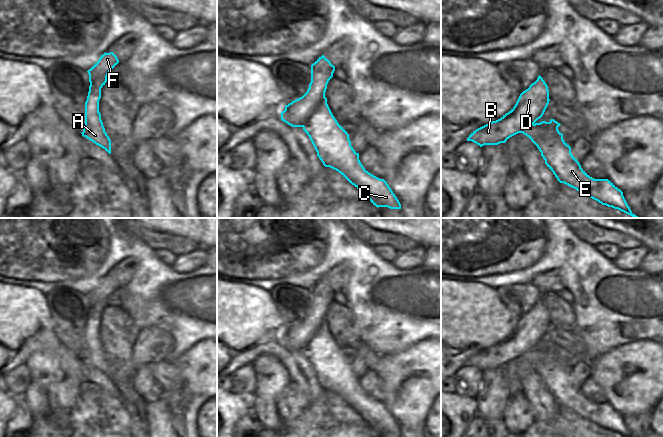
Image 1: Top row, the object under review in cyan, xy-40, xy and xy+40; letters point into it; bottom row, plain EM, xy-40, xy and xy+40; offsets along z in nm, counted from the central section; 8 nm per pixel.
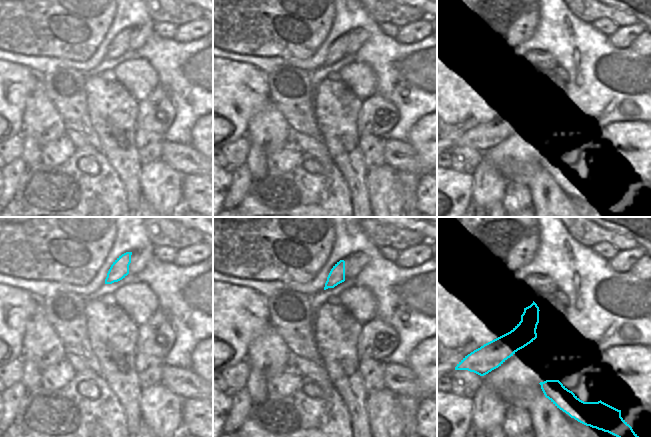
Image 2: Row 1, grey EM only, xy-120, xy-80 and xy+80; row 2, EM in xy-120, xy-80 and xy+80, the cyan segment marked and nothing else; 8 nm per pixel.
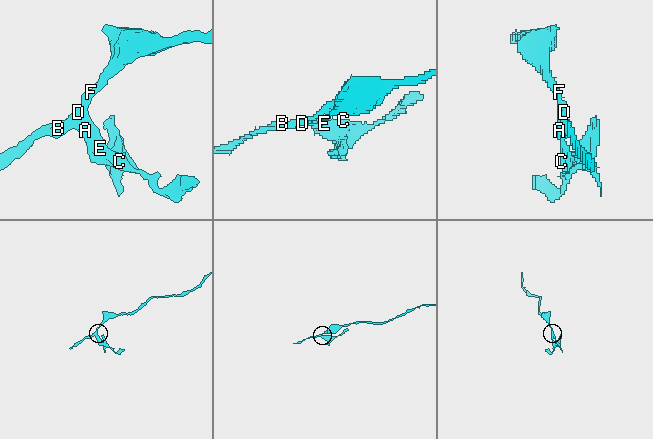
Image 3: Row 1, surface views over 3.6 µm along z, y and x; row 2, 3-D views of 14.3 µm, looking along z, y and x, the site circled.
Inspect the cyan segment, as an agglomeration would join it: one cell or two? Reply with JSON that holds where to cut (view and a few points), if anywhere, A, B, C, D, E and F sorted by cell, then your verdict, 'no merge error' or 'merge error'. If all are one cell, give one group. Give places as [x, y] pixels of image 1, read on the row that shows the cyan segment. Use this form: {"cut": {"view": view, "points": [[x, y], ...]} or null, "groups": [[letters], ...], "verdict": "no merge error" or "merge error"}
{"cut": {"view": "xy", "points": [[325, 88], [309, 121], [303, 127]]}, "groups": [["A", "C", "E"], ["B", "D", "F"]], "verdict": "merge error"}

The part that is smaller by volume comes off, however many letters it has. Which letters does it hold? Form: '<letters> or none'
A, C, E

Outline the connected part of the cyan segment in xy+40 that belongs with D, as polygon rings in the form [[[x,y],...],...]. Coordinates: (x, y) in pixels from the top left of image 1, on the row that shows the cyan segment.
[[[539,75],[537,80],[520,94],[515,106],[508,113],[473,131],[467,141],[480,147],[505,143],[510,137],[532,127],[543,116],[549,101],[548,86]]]

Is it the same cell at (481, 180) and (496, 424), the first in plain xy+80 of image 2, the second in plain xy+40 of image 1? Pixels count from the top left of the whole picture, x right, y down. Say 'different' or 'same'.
different

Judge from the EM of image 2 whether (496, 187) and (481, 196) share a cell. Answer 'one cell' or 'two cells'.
one cell

